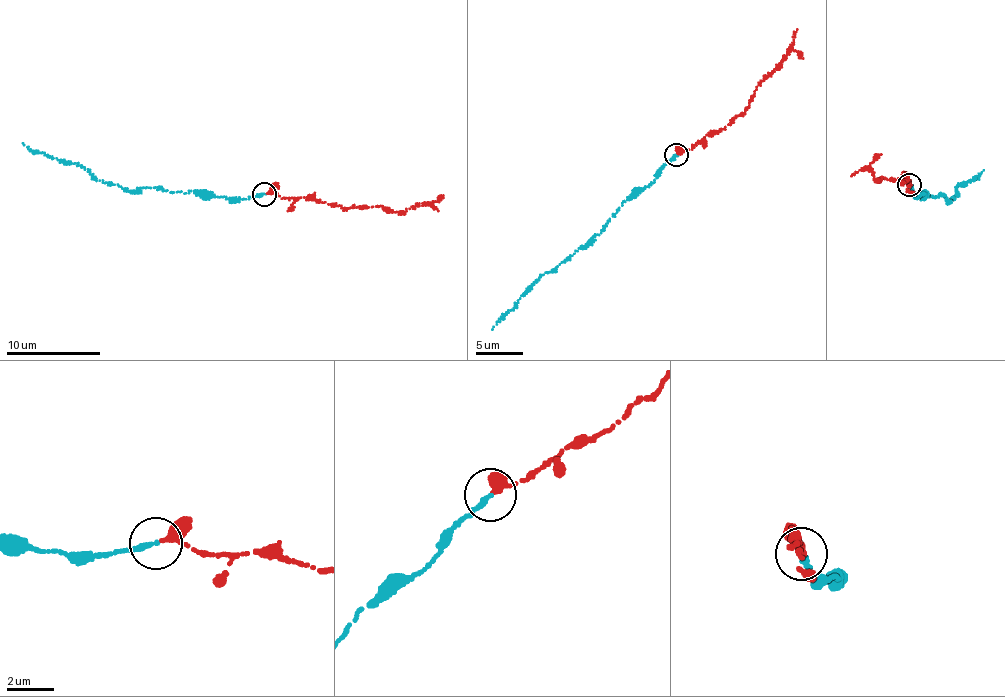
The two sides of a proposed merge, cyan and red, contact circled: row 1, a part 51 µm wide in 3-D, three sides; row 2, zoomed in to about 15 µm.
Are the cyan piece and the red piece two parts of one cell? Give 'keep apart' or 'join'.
join

